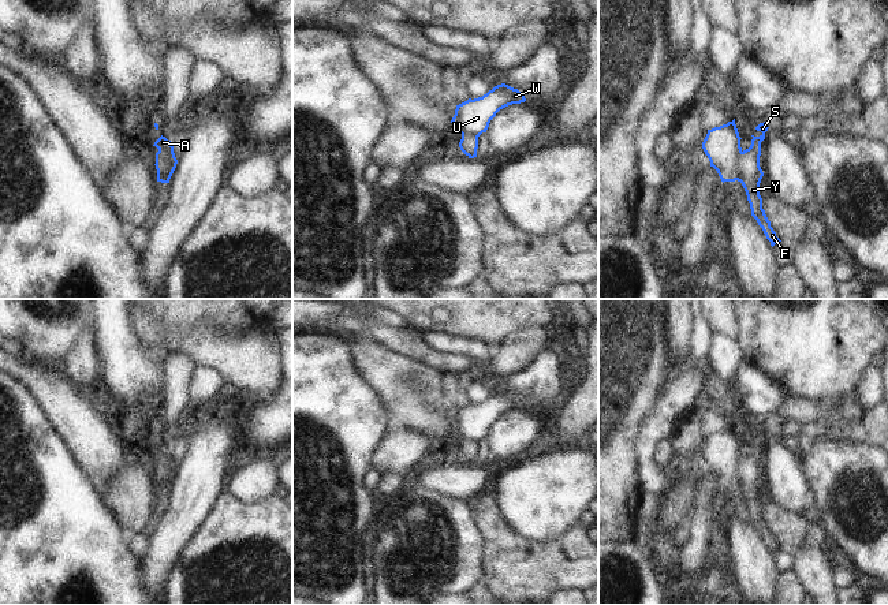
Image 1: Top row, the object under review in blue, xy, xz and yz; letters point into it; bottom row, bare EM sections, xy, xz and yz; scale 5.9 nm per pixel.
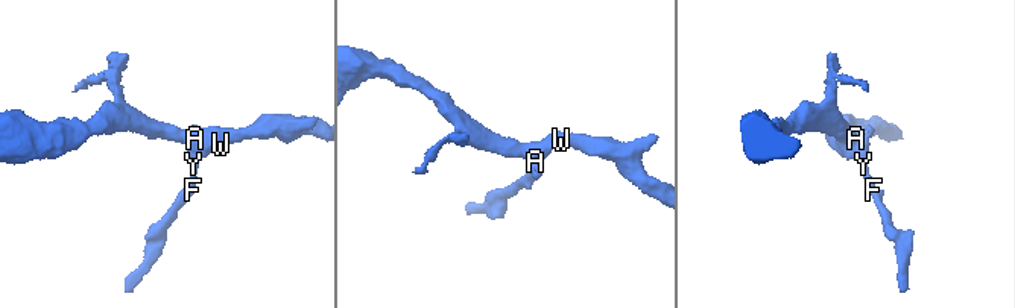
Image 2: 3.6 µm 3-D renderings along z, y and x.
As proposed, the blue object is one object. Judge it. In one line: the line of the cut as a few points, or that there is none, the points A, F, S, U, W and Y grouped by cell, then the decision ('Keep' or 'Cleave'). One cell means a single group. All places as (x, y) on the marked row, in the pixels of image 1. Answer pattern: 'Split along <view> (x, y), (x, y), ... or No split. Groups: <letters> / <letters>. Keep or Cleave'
Split along xy (156, 155), (163, 157), (163, 172), (170, 178). Groups: A U W / F S Y. Cleave

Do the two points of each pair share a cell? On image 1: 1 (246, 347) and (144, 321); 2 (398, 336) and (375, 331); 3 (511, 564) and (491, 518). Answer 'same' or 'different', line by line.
1: different
2: same
3: same

